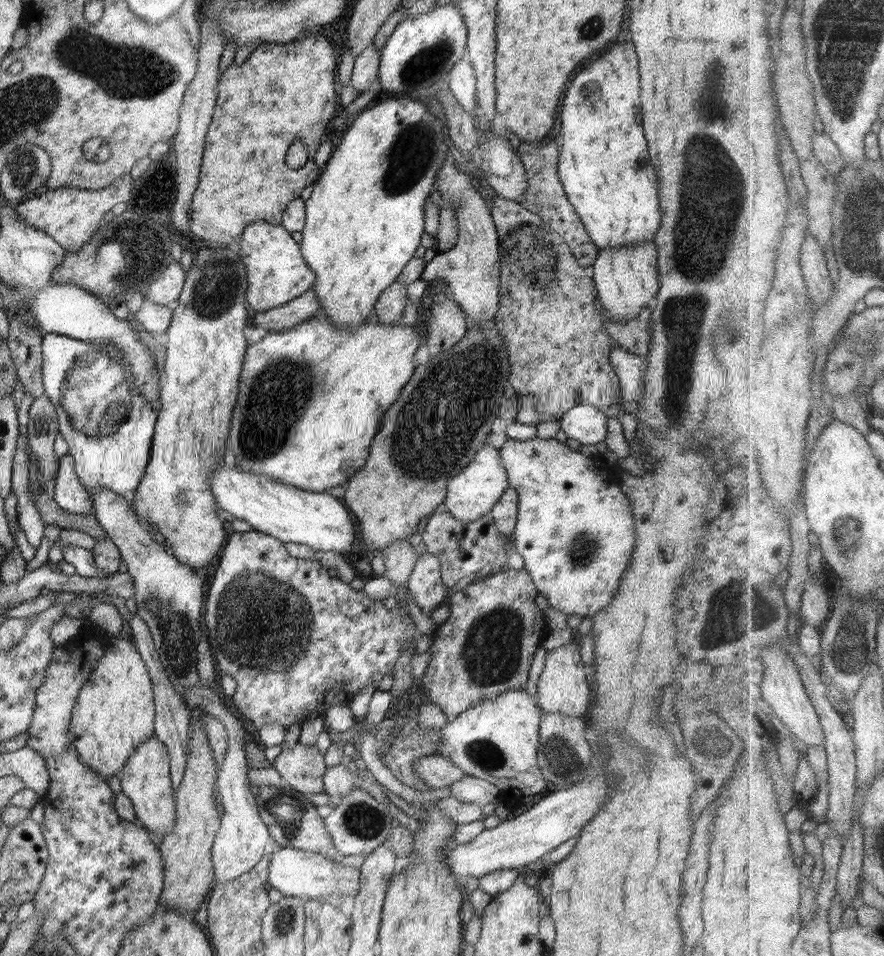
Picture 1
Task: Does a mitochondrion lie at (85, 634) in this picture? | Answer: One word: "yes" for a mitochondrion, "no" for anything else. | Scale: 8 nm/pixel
no

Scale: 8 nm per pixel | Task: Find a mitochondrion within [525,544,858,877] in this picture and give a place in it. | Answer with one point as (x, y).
(725, 622)

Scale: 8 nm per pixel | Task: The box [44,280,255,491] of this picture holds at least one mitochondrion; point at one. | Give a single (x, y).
(89, 394)

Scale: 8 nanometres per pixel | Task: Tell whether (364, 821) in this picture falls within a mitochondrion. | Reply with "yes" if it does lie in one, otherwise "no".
yes

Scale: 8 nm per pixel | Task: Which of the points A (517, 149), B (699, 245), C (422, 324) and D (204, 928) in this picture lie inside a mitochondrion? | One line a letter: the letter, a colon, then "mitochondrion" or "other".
A: other
B: mitochondrion
C: other
D: other

